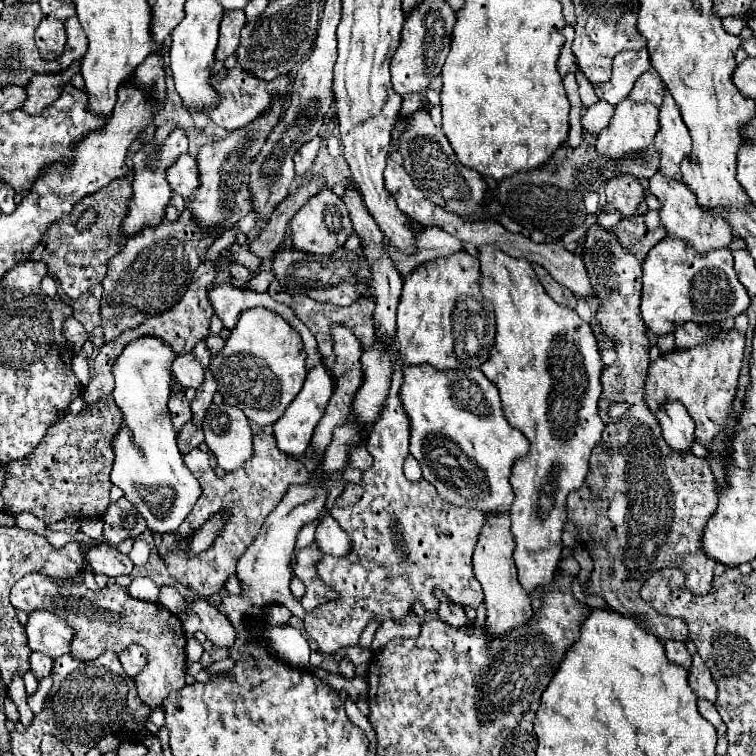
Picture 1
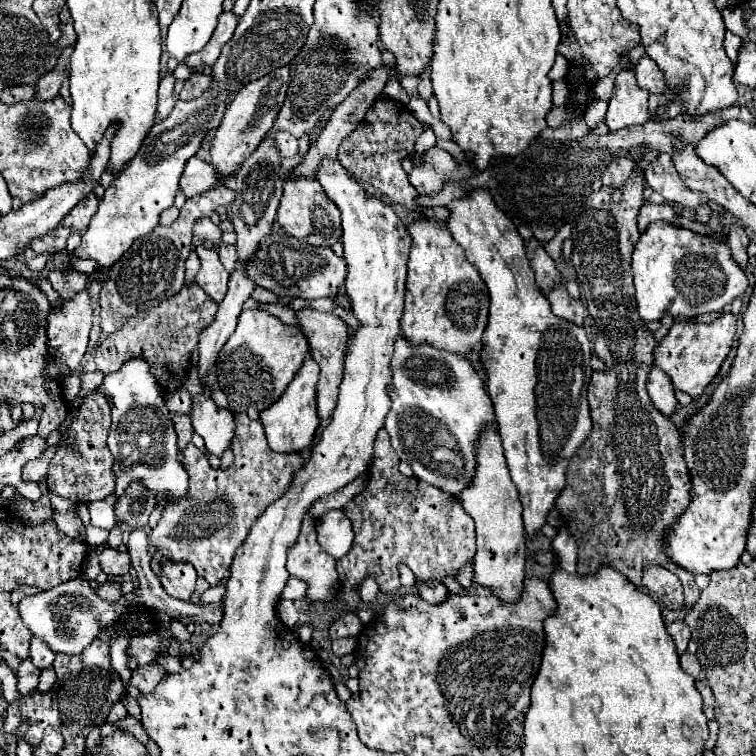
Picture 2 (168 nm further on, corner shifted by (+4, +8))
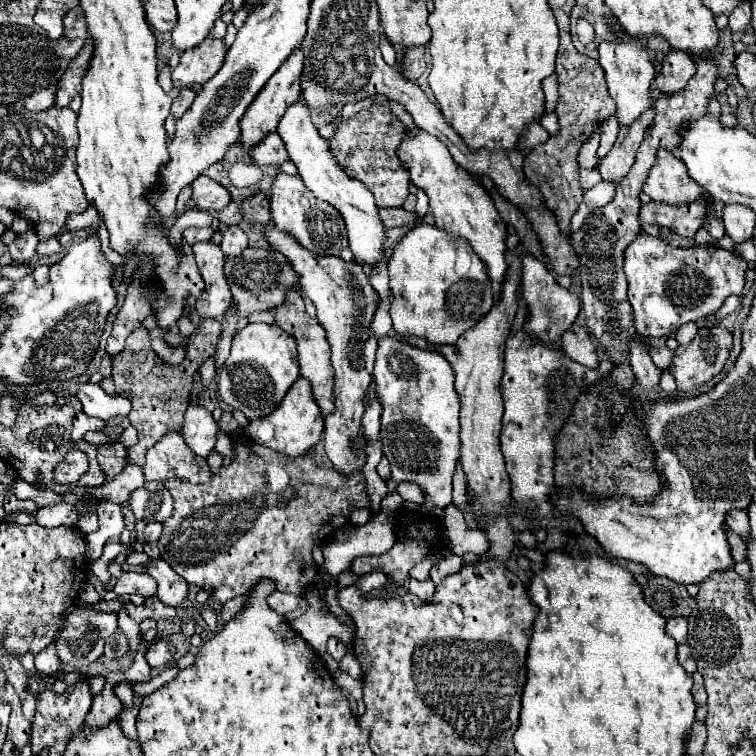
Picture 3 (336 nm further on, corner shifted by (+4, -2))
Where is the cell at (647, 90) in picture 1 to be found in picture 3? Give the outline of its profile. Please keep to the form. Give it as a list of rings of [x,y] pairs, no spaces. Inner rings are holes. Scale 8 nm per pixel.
[[[669,51],[665,53],[661,69],[655,75],[655,87],[663,95],[671,95],[675,91],[681,91],[693,77],[693,73],[695,73],[695,61],[687,53]]]

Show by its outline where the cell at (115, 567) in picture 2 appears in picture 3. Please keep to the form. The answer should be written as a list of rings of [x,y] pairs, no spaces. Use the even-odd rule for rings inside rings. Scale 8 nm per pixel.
[[[125,571],[125,573],[117,579],[113,591],[115,591],[117,595],[133,595],[133,593],[139,593],[139,595],[143,595],[143,597],[151,597],[151,595],[155,595],[155,591],[157,591],[157,583],[155,583],[155,579],[149,577],[147,573]]]

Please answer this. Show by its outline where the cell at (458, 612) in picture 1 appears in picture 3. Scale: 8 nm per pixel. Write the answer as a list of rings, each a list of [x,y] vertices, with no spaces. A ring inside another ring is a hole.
[[[411,579],[411,581],[409,581],[409,591],[411,591],[413,595],[417,595],[419,599],[429,601],[429,599],[435,595],[435,583],[433,583],[431,579],[427,579],[427,581]]]

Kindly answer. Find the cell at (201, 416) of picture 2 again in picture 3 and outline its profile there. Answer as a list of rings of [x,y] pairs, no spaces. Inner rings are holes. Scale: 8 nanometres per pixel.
[[[191,403],[185,411],[183,437],[187,445],[201,457],[207,457],[215,449],[219,425],[213,419],[211,411],[199,403]]]

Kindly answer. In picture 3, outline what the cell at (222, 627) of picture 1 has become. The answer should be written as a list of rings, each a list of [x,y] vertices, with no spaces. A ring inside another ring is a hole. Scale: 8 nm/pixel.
[[[153,559],[153,561],[149,561],[147,573],[159,585],[157,597],[161,599],[161,603],[171,605],[171,607],[179,607],[183,603],[183,599],[189,593],[189,583],[185,583],[185,579],[181,579],[181,575],[177,575],[169,567],[169,563],[165,563],[165,559]]]

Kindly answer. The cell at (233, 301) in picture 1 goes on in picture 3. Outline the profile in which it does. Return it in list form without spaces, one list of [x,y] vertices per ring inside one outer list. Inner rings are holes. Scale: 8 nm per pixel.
[[[211,241],[195,243],[193,255],[197,261],[199,273],[205,281],[205,289],[201,295],[197,295],[195,307],[201,317],[221,319],[231,303],[231,291],[229,291],[229,285],[225,283],[225,273],[223,273],[225,257],[221,249]]]

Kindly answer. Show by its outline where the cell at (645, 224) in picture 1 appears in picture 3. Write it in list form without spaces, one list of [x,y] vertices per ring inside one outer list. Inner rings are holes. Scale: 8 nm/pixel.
[[[699,199],[697,203],[679,207],[651,201],[641,207],[639,221],[669,227],[681,237],[693,237],[697,229],[701,229],[705,215],[707,215],[707,199]]]

